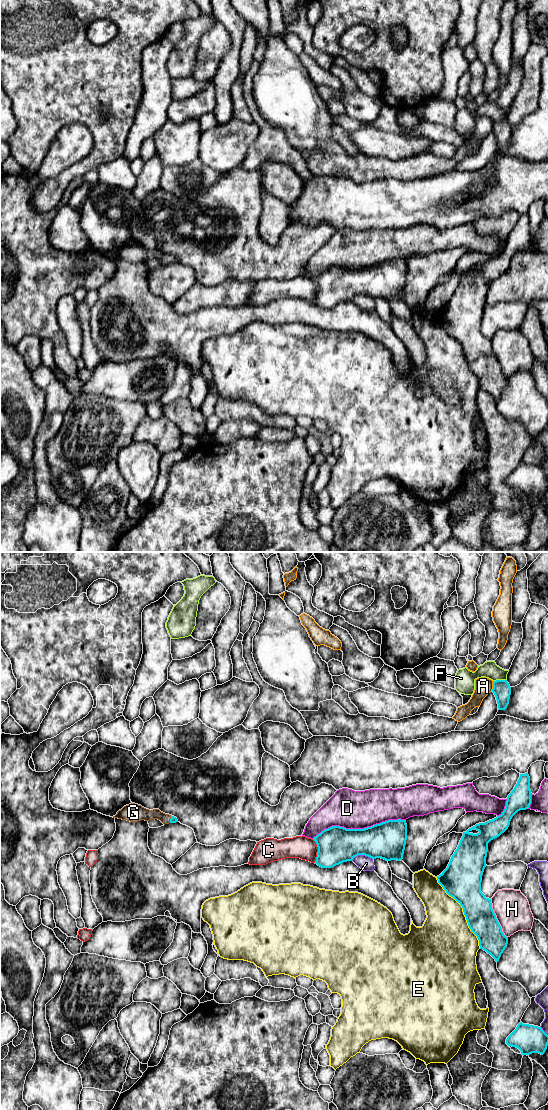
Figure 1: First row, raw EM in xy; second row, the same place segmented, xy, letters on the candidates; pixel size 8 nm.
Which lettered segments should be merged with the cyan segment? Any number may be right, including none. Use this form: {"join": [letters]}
{"join": ["G"]}

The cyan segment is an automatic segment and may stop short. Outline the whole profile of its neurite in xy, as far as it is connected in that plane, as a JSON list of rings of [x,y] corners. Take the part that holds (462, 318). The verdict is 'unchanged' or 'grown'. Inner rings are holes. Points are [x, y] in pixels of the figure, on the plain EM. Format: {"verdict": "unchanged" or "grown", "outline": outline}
{"verdict": "unchanged", "outline": [[[528,213],[520,214],[507,237],[502,254],[463,272],[447,308],[437,316],[446,333],[462,346],[468,366],[479,380],[480,389],[490,394],[496,402],[507,387],[508,377],[502,372],[491,339],[481,332],[488,283],[504,273],[512,257],[518,251],[528,249],[530,244],[530,217]]]}

